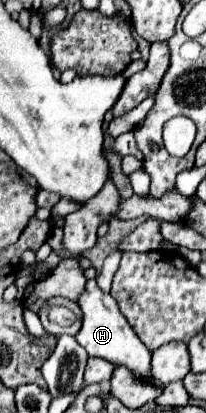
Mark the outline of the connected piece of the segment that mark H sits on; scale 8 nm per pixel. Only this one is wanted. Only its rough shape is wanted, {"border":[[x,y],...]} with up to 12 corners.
{"border":[[89,279],[76,341],[150,379],[152,355],[114,297]]}

